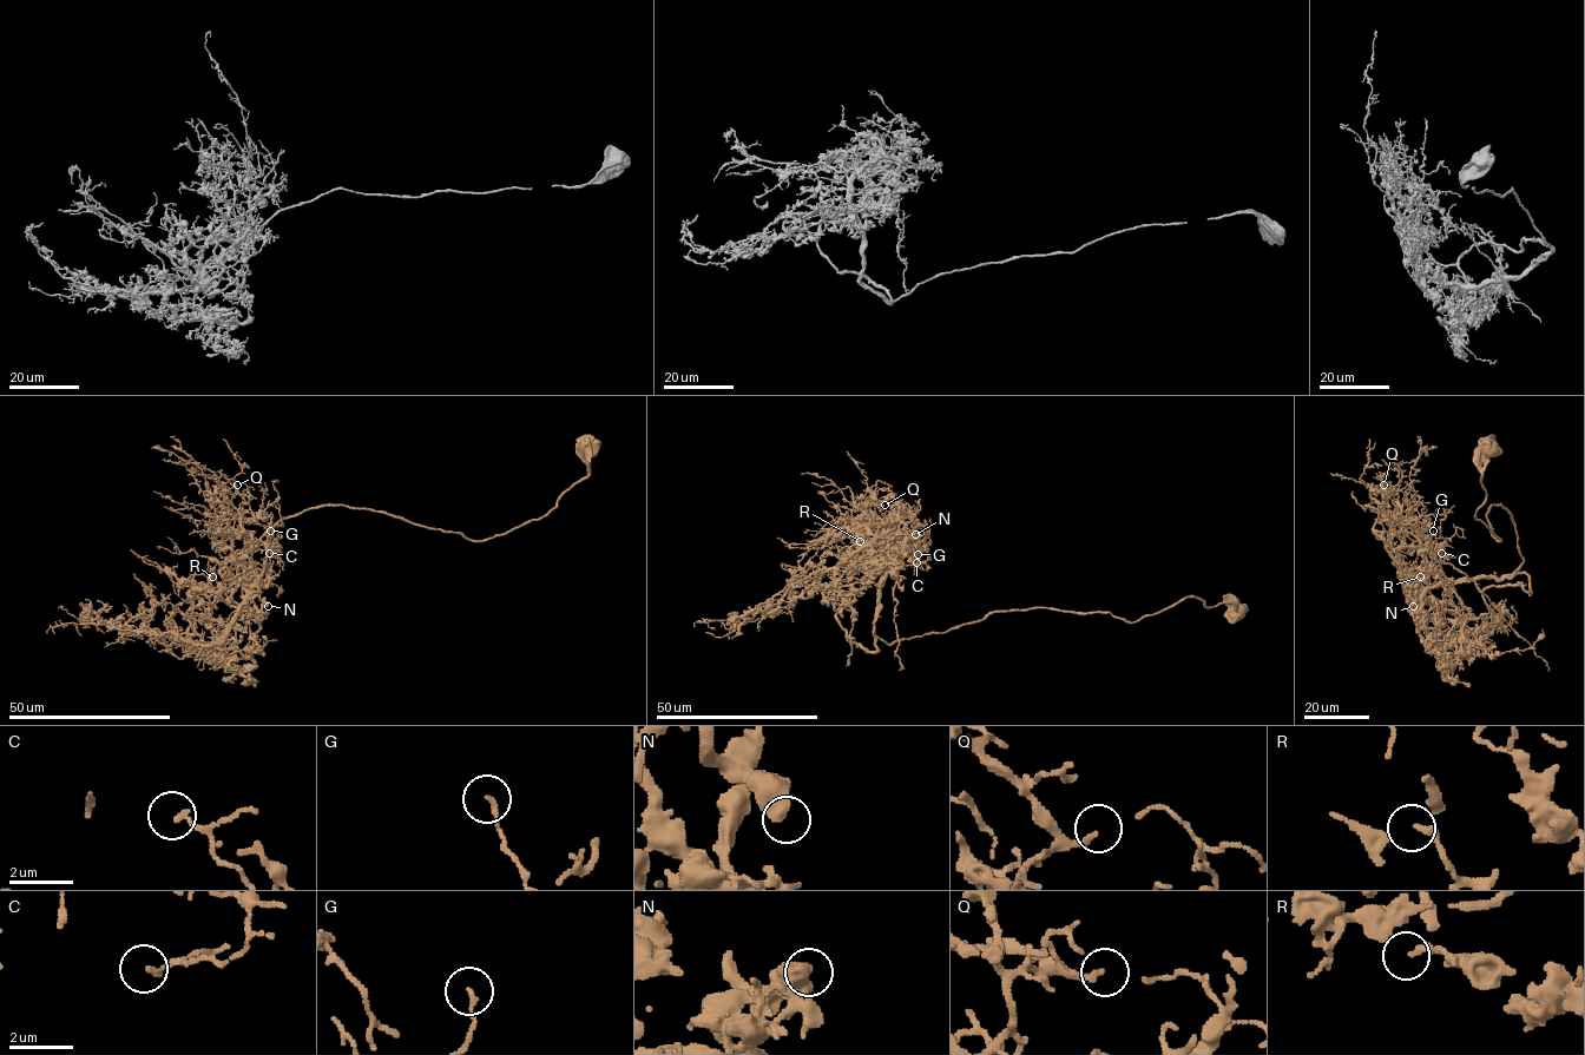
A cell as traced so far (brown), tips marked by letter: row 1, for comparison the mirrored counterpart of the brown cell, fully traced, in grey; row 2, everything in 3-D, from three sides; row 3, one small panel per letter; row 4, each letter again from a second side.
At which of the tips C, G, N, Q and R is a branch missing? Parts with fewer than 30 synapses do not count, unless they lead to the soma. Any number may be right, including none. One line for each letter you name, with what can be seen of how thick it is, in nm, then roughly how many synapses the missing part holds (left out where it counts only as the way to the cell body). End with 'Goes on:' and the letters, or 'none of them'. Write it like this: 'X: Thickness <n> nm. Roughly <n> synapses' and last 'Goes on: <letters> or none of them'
Q: Thickness 140 nm. Roughly 35 synapses
Goes on: Q

